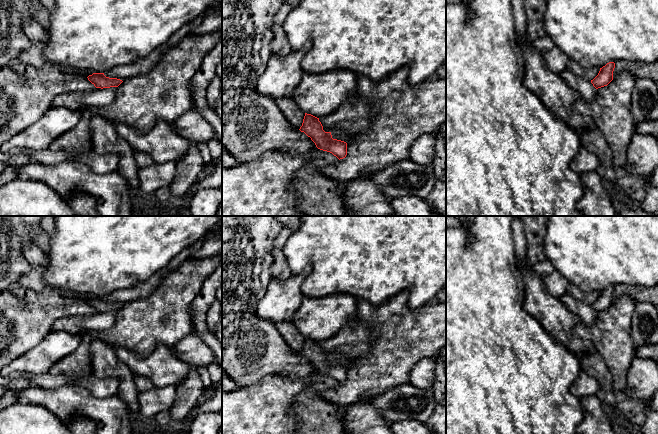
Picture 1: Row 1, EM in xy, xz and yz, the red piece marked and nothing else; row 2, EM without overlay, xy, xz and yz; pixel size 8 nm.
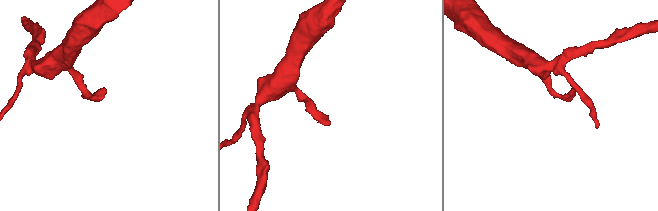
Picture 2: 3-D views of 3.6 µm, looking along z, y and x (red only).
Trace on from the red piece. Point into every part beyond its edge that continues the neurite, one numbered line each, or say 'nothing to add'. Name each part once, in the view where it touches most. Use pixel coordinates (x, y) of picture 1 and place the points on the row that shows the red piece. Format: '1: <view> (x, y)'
nothing to add

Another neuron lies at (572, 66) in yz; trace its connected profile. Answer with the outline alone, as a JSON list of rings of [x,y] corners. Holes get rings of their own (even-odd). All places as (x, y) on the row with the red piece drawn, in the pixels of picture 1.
[[[571,59],[568,60],[566,64],[566,69],[579,77],[584,77],[585,79],[589,81],[593,80],[600,71],[599,67],[584,69],[576,61]]]

